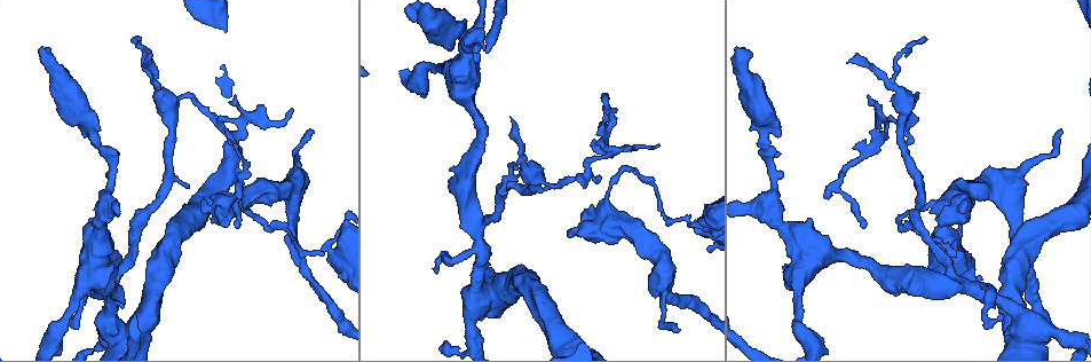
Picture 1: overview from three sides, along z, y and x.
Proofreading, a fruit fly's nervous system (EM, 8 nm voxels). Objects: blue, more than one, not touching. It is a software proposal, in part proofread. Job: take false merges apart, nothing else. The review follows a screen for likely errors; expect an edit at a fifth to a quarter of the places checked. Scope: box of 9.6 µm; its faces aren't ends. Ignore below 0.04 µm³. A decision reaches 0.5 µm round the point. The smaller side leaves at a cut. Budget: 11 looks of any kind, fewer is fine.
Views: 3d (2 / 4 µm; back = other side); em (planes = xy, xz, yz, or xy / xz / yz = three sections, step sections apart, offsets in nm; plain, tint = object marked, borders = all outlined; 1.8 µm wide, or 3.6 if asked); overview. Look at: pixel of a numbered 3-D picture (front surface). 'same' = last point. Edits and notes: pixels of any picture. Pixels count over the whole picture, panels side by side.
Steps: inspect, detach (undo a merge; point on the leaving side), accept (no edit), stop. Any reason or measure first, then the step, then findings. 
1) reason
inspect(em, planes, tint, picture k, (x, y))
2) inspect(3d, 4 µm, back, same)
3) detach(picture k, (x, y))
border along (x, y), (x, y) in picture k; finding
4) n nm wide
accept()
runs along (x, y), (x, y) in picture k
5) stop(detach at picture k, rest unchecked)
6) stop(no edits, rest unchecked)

sudden change in width
inspect(em, yz, step 16, tint, picture 1, (166, 105))

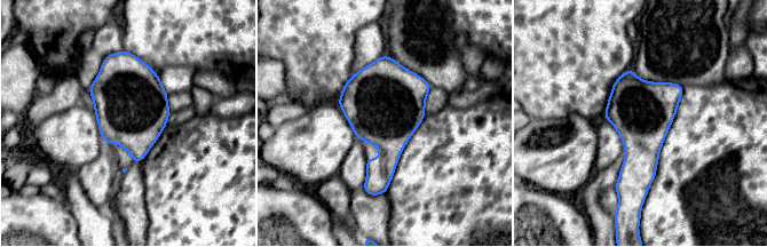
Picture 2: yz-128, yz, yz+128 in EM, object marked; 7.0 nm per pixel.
accept()
one neuron here

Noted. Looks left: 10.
branch point
inspect(em, yz, step 4, tint, picture 1, (601, 156))

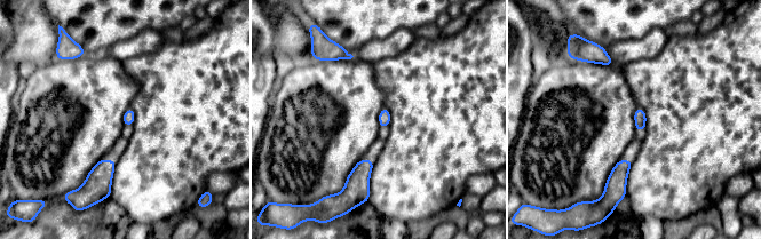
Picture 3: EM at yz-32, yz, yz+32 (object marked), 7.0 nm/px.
cut it another way
inspect(em, planes, tint, same)

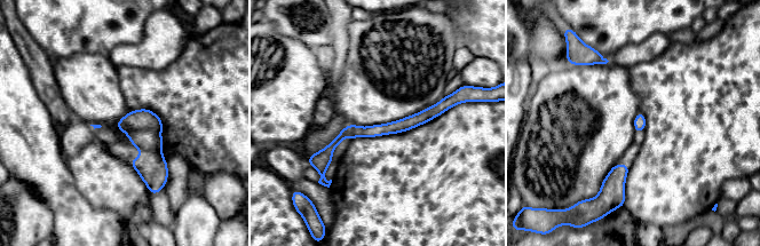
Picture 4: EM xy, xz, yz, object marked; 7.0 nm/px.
80 nm wide
accept()
runs along (444, 108), (346, 132), (317, 156) in picture 4; one neuron here

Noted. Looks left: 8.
sudden change in width
inspect(3d, 4 µm, picture 1, (957, 256))

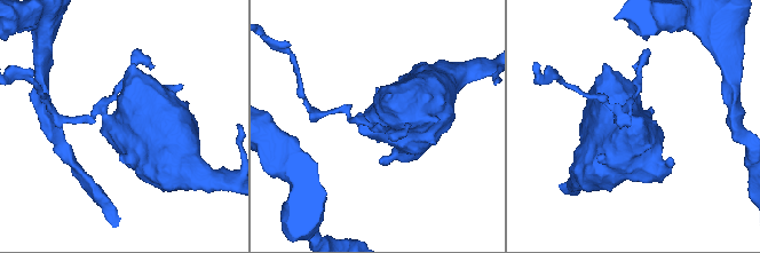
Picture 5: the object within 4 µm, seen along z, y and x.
inspect(em, 3.6 µm, xy, step 8, tint, picture 5, (629, 129))

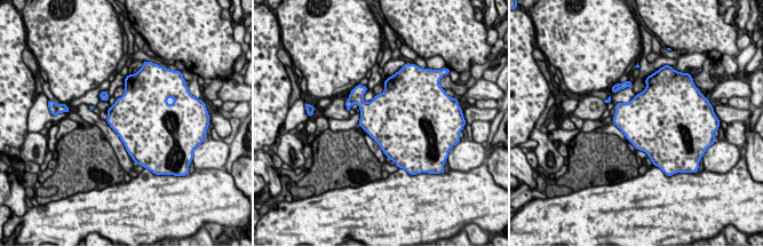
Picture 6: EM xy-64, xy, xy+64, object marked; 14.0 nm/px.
accept()
continuous, no second neuron

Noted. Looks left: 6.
inspect(3d, 4 µm, picture 1, (112, 333))

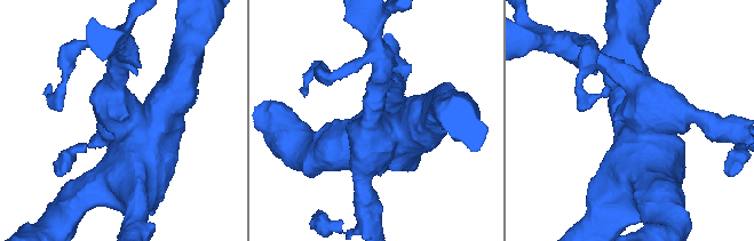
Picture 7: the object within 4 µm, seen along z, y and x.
need the tissue
inspect(em, planes, tint, picture 7, (648, 114))

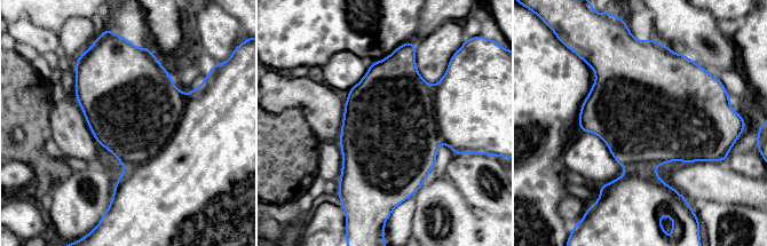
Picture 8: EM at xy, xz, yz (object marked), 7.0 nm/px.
650 nm wide
detach(picture 8, (197, 161))
a second neuron is stuck on

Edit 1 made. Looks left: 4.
stop(detach at picture 8, rest unchecked)

